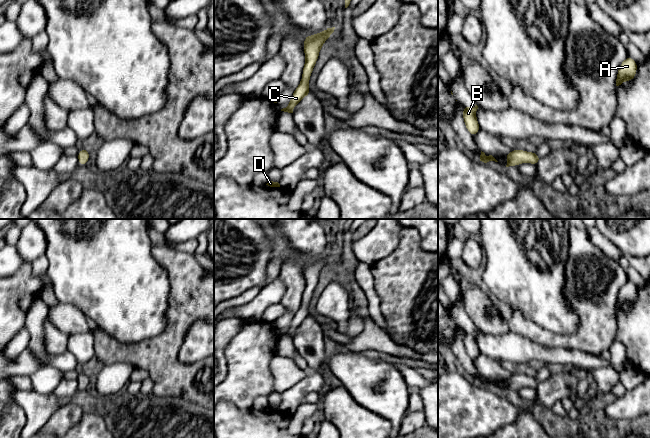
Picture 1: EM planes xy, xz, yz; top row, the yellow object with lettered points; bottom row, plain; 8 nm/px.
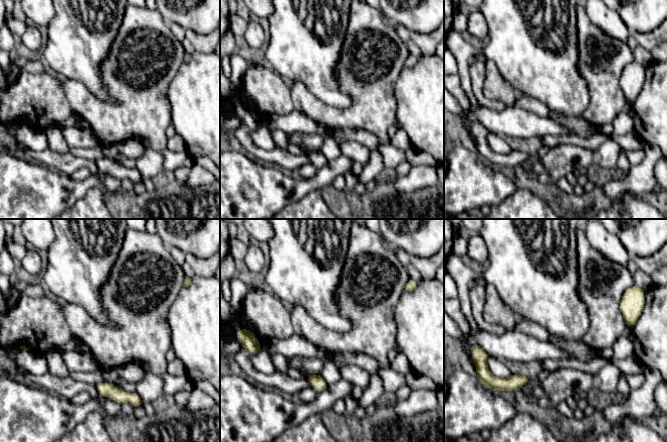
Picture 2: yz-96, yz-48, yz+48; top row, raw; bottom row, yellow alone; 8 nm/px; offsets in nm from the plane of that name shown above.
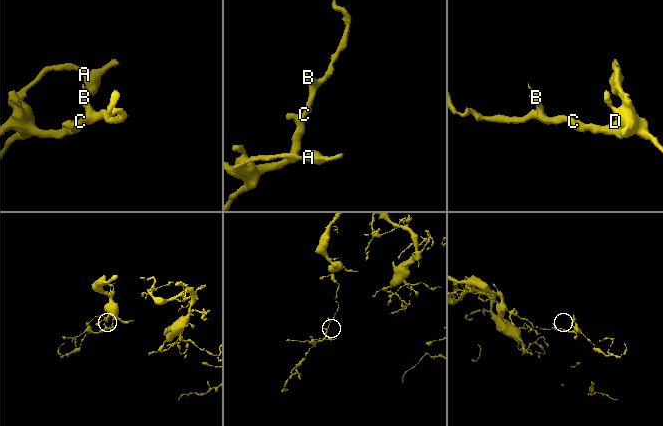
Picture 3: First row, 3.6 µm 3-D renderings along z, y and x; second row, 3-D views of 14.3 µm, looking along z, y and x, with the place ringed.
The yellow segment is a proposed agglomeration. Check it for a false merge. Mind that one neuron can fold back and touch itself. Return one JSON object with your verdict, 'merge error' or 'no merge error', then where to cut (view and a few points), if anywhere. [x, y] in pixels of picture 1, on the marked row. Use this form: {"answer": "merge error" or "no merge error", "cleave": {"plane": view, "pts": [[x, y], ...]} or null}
{"answer": "no merge error", "cleave": null}

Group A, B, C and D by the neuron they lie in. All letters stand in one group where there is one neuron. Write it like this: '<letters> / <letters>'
A B C D

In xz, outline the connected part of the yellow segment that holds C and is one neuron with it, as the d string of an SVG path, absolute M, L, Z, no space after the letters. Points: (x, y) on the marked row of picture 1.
M335 27L327 28L318 34L304 37L304 54L306 61L302 71L302 79L299 86L295 89L288 106L281 109L281 111L293 113L294 107L301 101L301 99L310 95L310 74L313 72L313 68L319 57L319 51L322 48L322 45L332 35L334 29Z

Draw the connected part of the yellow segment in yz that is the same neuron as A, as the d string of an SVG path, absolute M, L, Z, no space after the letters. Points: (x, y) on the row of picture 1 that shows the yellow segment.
M628 56L619 67L616 86L621 85L624 81L631 81L634 79L636 76L637 65L635 60Z

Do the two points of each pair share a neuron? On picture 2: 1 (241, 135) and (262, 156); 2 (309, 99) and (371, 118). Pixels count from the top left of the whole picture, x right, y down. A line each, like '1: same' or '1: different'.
1: same
2: same

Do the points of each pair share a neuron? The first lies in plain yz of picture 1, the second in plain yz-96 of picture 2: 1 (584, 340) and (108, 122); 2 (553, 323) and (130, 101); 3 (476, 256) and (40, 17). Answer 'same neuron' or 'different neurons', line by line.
1: same neuron
2: different neurons
3: different neurons

